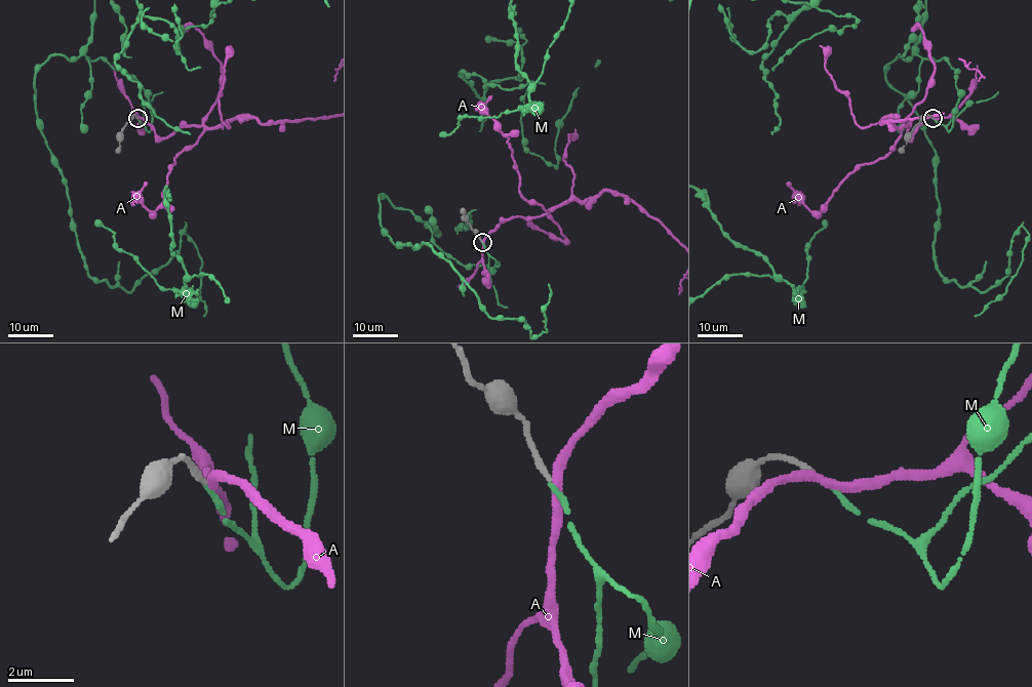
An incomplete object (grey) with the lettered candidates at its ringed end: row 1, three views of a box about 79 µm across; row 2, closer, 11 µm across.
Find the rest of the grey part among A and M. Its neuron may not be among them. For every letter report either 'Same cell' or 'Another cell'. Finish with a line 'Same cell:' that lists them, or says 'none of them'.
A: Another cell
M: Same cell
Same cell: M

